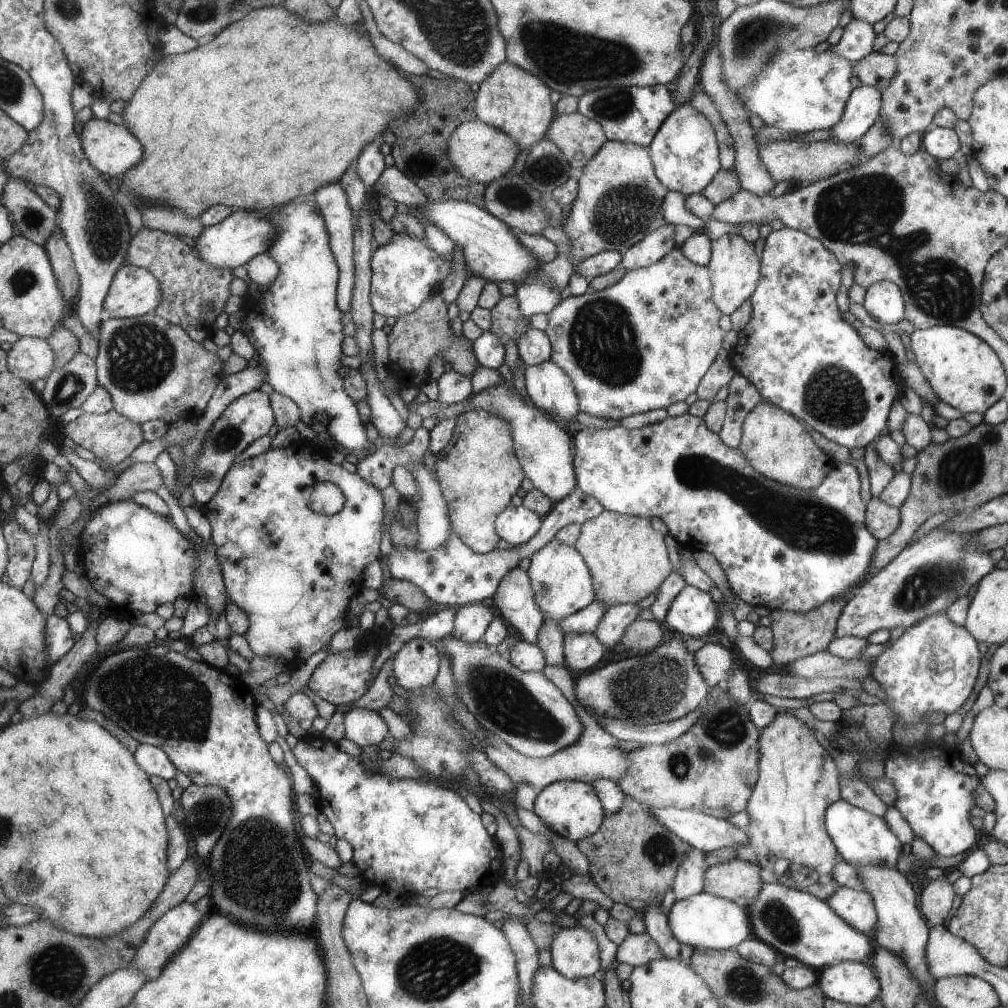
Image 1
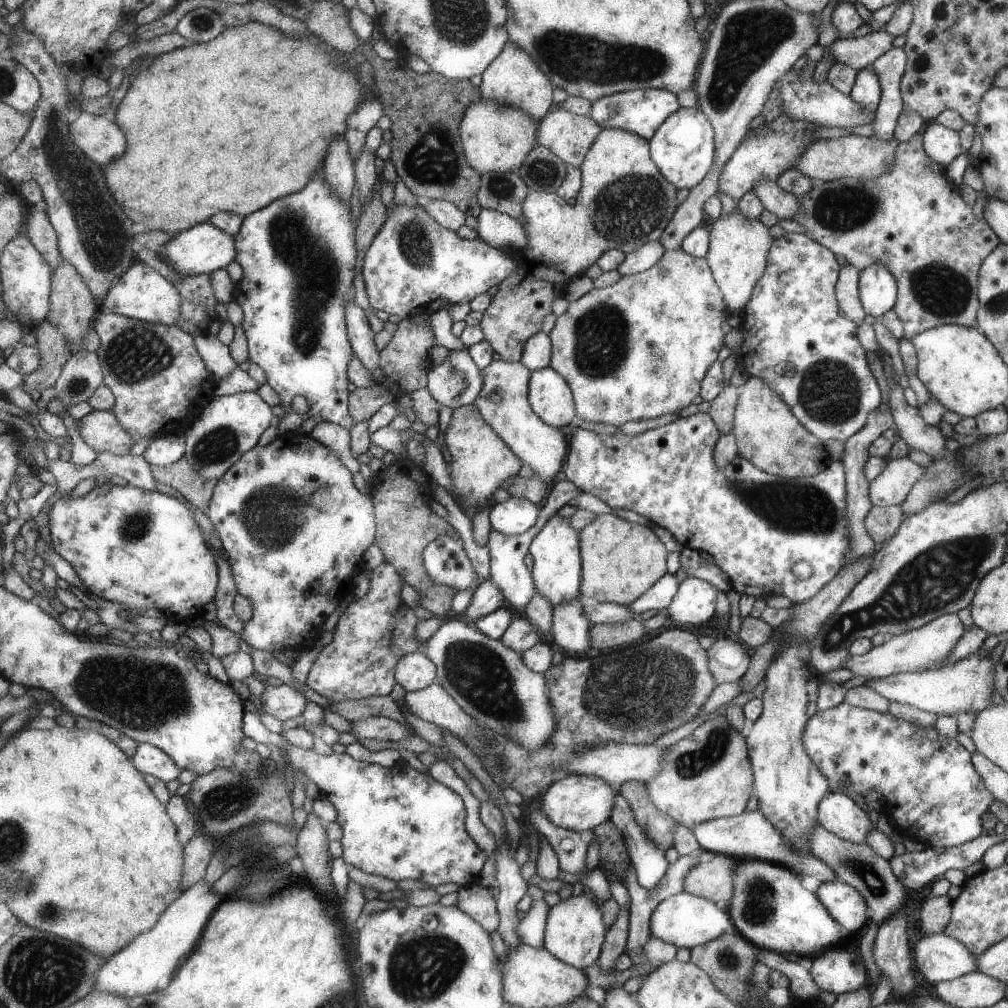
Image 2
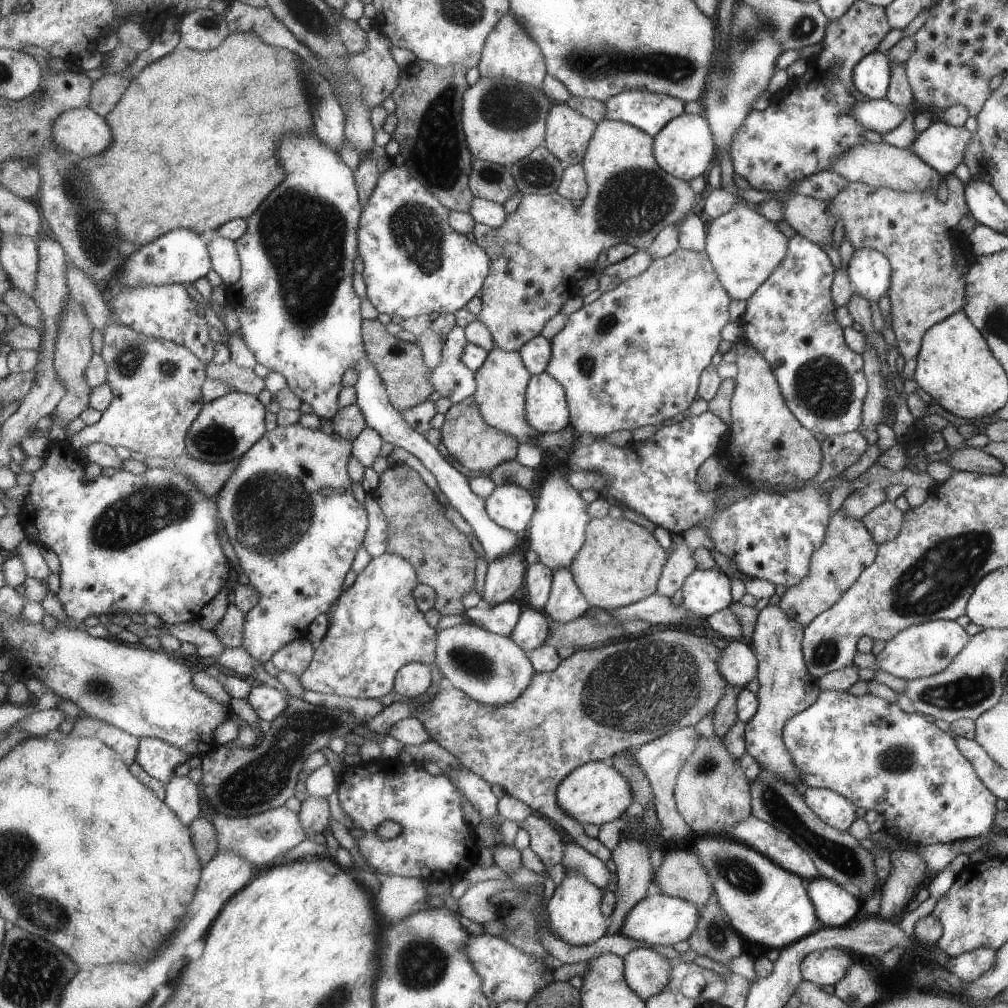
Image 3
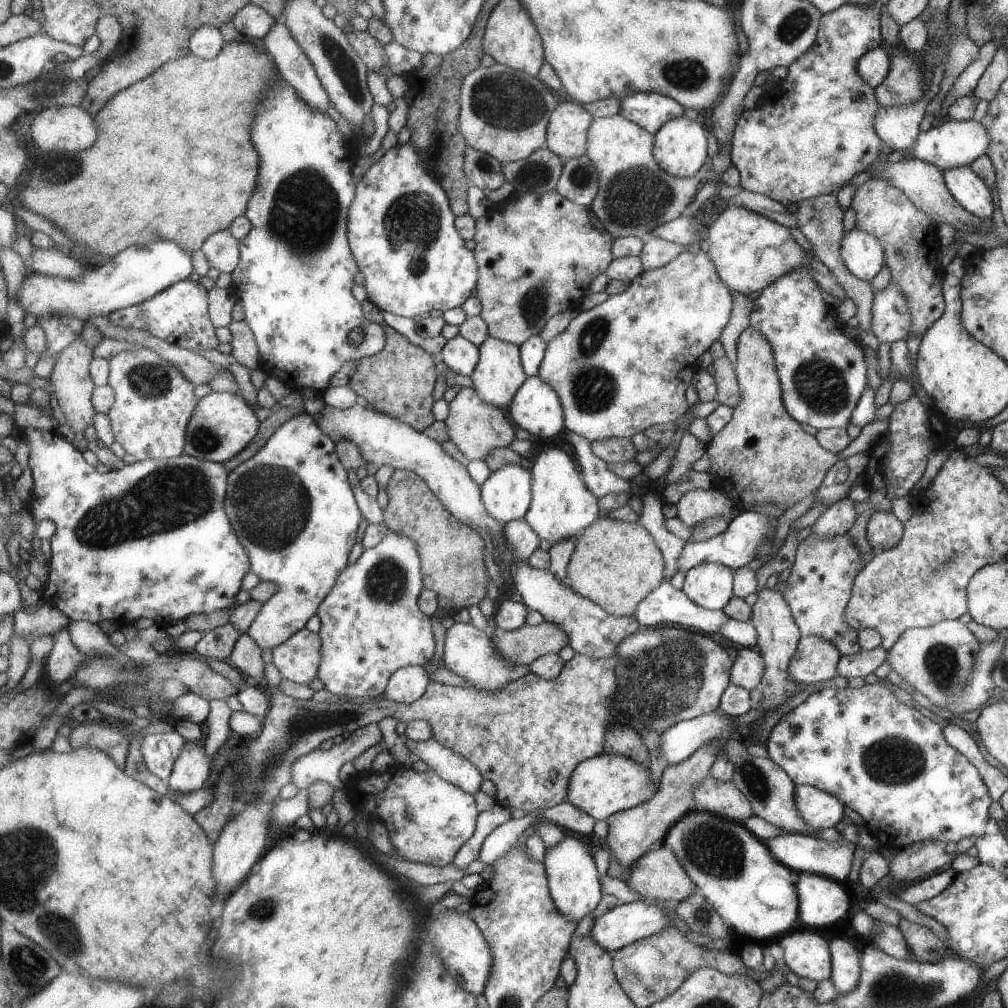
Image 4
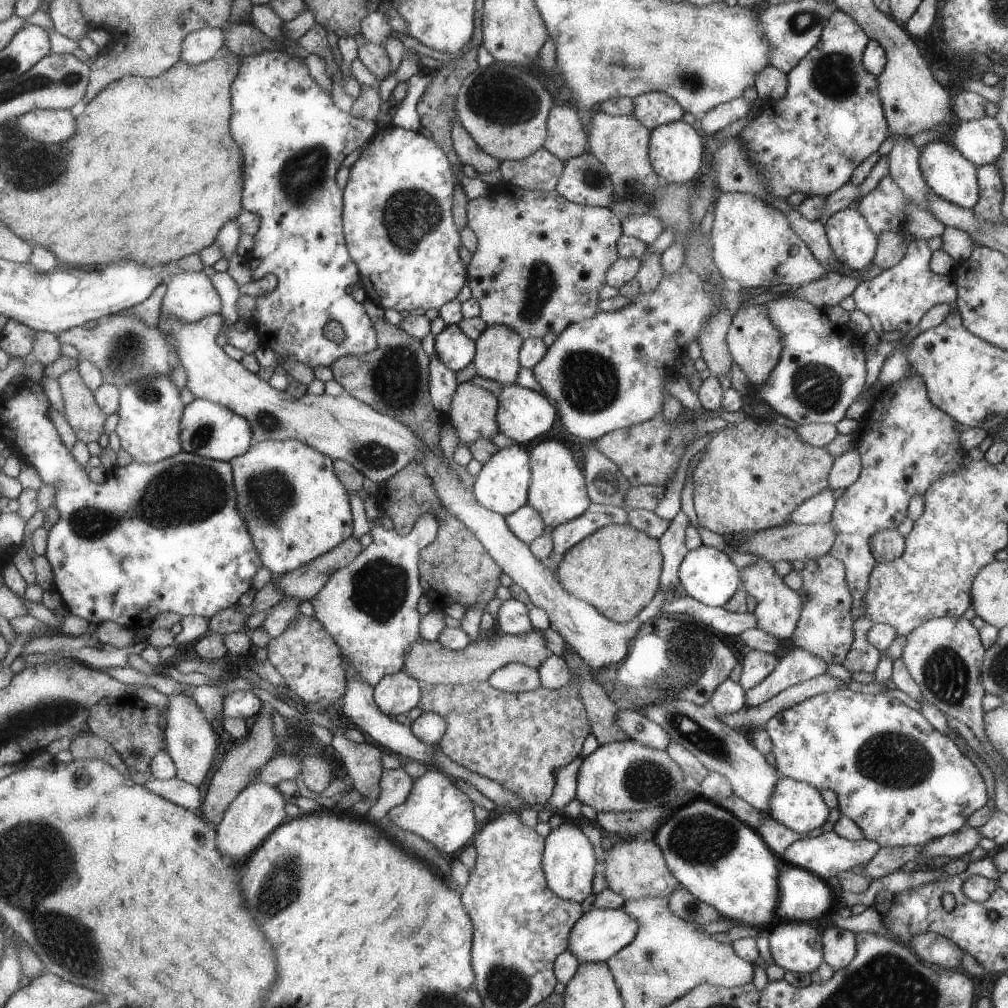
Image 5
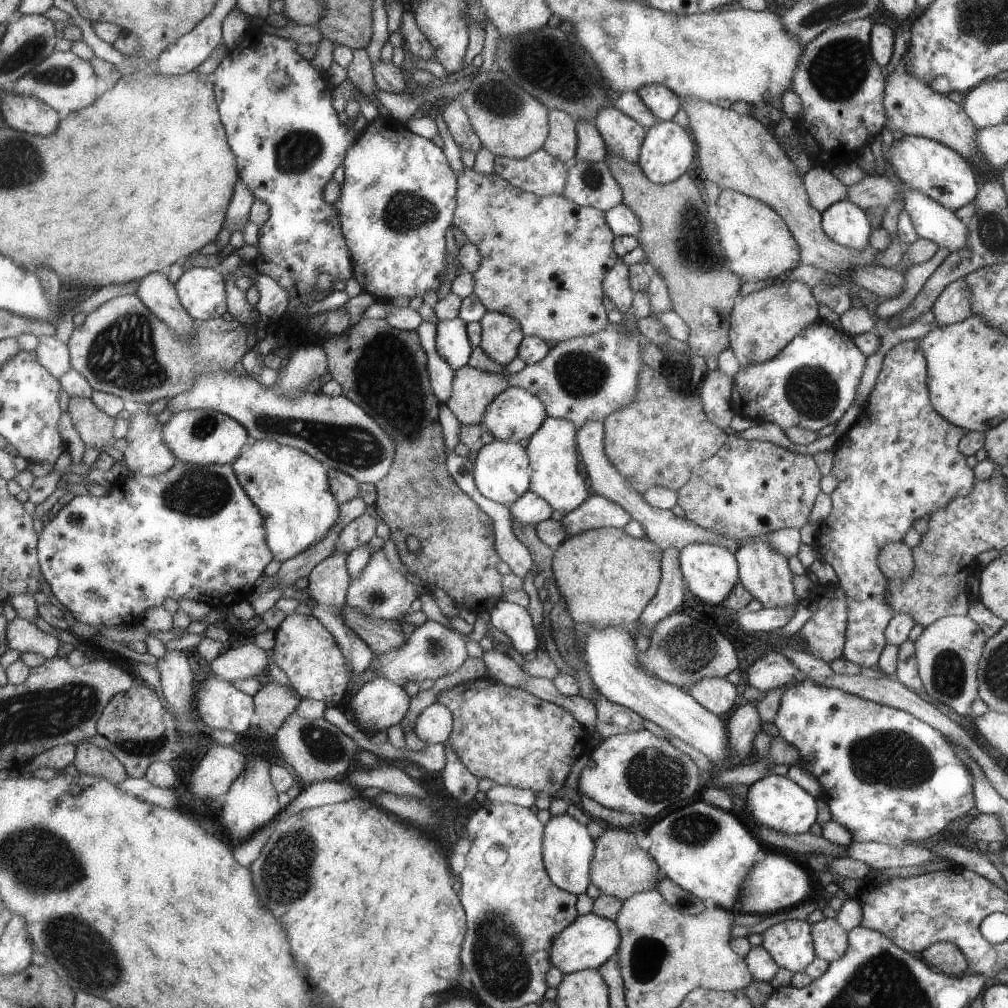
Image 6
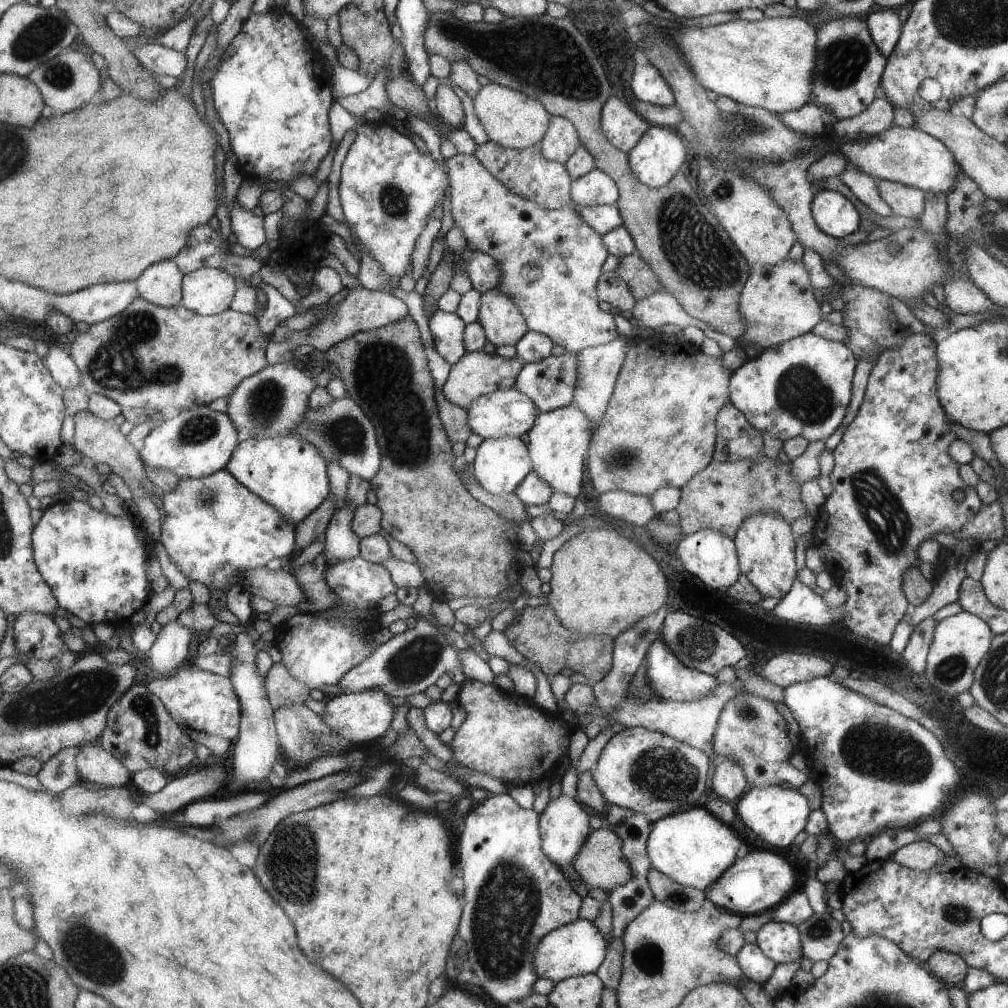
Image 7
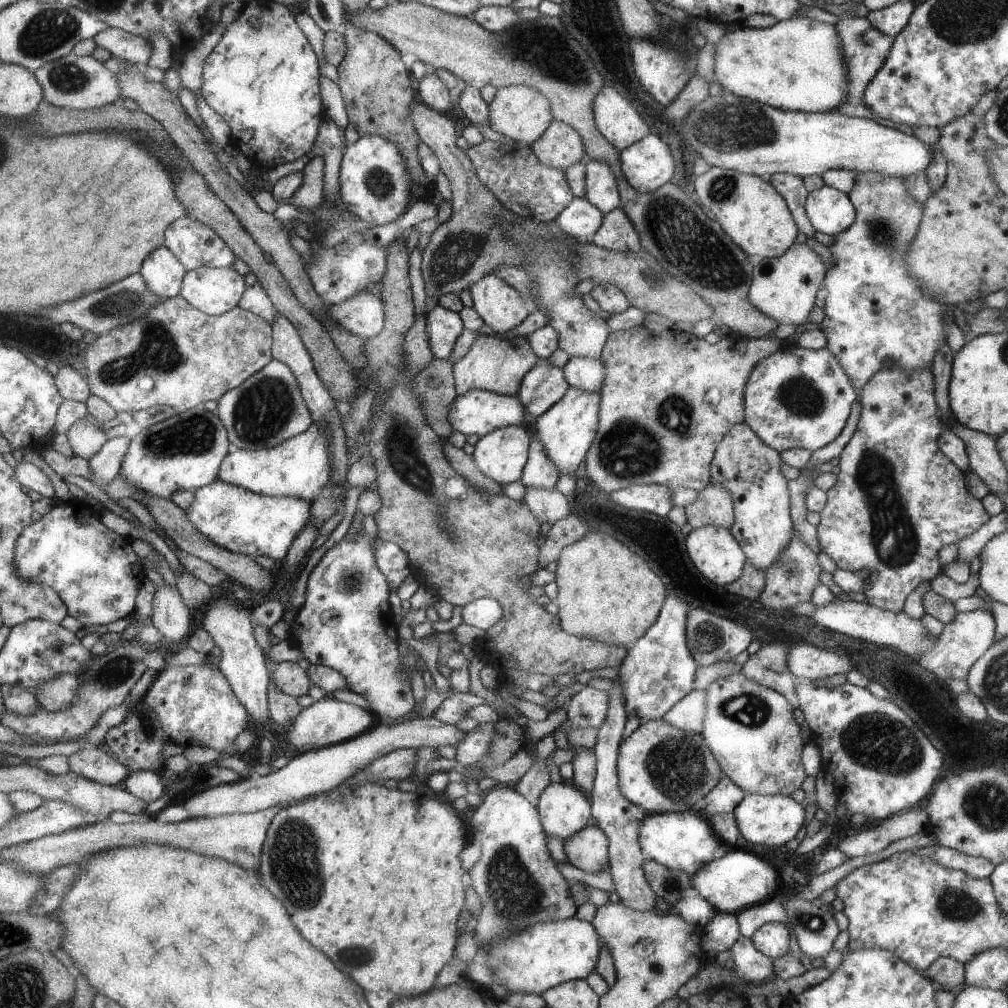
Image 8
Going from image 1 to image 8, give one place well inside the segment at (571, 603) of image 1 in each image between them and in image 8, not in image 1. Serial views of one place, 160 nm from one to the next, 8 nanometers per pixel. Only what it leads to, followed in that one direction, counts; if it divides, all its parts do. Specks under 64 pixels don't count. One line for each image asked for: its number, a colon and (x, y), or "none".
2: (556, 549)
3: (556, 533)
4: (561, 506)
5: (557, 491)
6: (555, 478)
7: (557, 443)
8: (566, 430)

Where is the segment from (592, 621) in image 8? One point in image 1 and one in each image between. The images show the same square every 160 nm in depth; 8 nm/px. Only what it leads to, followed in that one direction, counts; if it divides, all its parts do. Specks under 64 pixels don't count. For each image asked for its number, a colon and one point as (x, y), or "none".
1: (627, 557)
2: (620, 560)
3: (619, 563)
4: (615, 564)
5: (616, 569)
6: (606, 578)
7: (601, 584)

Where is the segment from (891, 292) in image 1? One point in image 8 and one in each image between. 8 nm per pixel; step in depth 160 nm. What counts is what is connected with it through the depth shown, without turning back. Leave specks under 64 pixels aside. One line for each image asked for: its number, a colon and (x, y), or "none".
2: (877, 288)
3: (869, 271)
4: (862, 254)
5: (851, 239)
6: (846, 224)
7: (834, 214)
8: (829, 211)

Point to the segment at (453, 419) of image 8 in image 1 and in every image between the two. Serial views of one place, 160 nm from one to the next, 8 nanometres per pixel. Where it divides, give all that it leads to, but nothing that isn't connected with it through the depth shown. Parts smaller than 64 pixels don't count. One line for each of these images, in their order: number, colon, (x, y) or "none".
1: (549, 387)
2: (549, 394)
3: (547, 409)
4: (535, 408)
5: (524, 413)
6: (516, 414)
7: (507, 412)

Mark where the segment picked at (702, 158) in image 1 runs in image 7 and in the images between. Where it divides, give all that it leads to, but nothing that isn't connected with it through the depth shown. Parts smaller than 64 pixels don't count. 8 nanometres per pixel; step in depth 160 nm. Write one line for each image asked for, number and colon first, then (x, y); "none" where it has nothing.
2: (682, 149)
3: (684, 148)
4: (680, 145)
5: (673, 147)
6: (667, 150)
7: (654, 160)

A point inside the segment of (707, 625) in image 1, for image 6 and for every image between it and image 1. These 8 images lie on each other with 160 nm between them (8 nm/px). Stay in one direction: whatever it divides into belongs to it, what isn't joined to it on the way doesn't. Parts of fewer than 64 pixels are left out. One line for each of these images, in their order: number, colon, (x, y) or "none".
2: (693, 603)
3: (705, 591)
4: (708, 584)
5: (708, 576)
6: (709, 571)

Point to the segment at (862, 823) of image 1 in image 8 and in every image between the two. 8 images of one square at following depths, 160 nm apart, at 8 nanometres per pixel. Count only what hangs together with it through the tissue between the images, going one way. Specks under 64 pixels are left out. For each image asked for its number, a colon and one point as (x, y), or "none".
2: (837, 813)
3: (837, 812)
4: (818, 809)
5: (795, 804)
6: (776, 802)
7: (776, 813)
8: (762, 819)

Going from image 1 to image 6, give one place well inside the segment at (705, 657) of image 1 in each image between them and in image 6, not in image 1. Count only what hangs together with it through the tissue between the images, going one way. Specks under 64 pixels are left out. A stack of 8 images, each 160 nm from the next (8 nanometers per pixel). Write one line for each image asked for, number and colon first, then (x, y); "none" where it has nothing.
2: (728, 659)
3: (737, 663)
4: (748, 668)
5: (756, 665)
6: (773, 670)

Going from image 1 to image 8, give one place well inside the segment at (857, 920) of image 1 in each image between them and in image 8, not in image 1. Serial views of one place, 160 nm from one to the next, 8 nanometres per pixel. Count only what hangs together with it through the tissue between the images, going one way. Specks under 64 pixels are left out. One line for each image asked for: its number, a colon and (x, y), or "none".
2: (846, 906)
3: (834, 907)
4: (821, 901)
5: (802, 896)
6: (775, 884)
7: (759, 880)
8: (737, 879)

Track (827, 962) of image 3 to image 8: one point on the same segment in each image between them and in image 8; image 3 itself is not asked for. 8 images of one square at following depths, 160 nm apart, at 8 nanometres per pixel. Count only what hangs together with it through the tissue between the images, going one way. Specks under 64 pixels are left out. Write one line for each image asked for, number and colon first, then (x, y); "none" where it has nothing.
4: (805, 952)
5: (794, 946)
6: (789, 943)
7: (779, 941)
8: (773, 939)

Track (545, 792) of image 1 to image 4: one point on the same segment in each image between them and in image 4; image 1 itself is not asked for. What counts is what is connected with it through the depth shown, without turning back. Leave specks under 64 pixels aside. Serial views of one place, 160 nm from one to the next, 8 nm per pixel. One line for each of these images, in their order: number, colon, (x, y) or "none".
2: (580, 803)
3: (594, 793)
4: (602, 784)

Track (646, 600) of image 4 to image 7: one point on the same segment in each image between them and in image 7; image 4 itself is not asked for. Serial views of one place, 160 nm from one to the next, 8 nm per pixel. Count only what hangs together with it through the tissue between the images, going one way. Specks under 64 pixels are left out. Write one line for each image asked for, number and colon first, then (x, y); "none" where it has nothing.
5: (722, 620)
6: (766, 619)
7: (800, 604)

